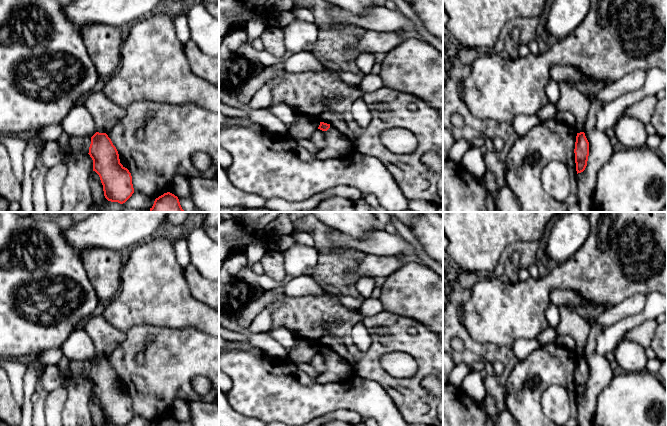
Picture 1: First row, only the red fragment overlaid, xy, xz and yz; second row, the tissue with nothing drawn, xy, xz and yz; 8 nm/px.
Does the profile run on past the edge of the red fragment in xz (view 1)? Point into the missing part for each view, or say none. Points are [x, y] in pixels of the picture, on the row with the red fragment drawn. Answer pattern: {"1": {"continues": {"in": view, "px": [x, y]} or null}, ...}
{"1": {"continues": null}}

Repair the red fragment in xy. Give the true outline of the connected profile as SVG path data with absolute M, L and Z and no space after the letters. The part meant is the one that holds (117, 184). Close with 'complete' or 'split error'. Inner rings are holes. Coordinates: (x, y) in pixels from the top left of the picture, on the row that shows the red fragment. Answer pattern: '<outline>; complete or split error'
M96 132L91 137L88 154L93 160L93 171L100 177L105 198L125 203L134 193L132 176L120 163L118 151L106 133Z; complete

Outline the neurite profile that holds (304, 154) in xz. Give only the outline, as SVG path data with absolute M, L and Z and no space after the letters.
M300 145L297 146L295 152L299 156L299 158L302 159L303 161L312 161L317 159L316 155L311 154L307 149Z

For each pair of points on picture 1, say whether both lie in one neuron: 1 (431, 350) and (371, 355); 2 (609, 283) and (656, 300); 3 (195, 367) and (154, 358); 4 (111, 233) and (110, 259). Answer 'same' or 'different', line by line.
1: same
2: different
3: same
4: different

